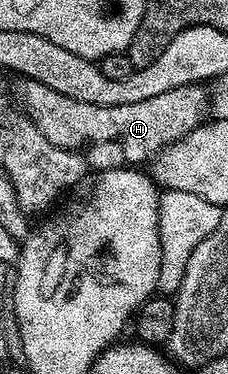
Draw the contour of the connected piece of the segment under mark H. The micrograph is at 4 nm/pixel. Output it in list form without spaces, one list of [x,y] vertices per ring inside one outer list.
[[[23,79],[20,82],[19,95],[23,98],[22,110],[41,129],[45,141],[57,145],[61,149],[78,151],[87,161],[88,168],[95,171],[108,171],[118,167],[138,168],[150,164],[151,160],[169,145],[181,141],[193,129],[205,122],[209,115],[209,91],[206,86],[194,83],[181,89],[169,89],[169,93],[161,93],[158,97],[149,97],[149,101],[137,101],[133,105],[89,105],[85,101],[73,101],[73,97],[65,97],[65,93],[57,93],[57,89],[49,89],[49,85],[41,85],[41,81]]]

